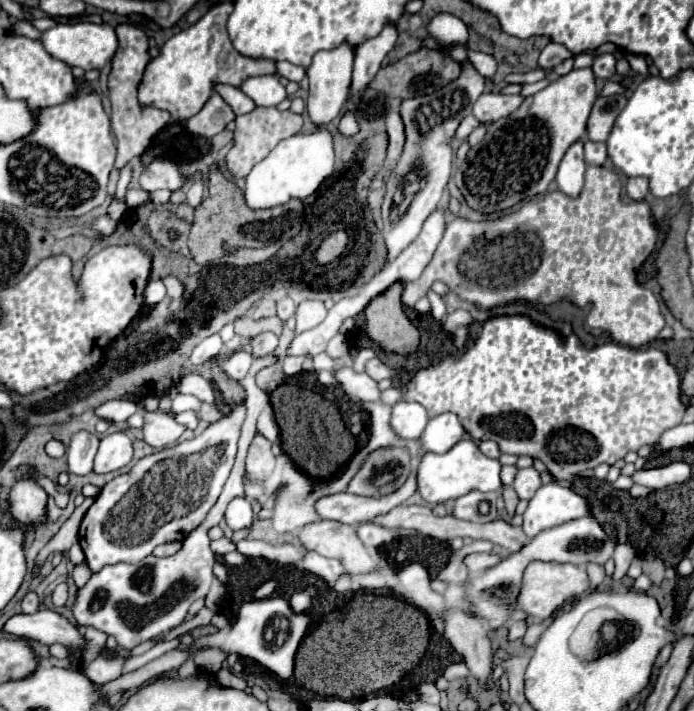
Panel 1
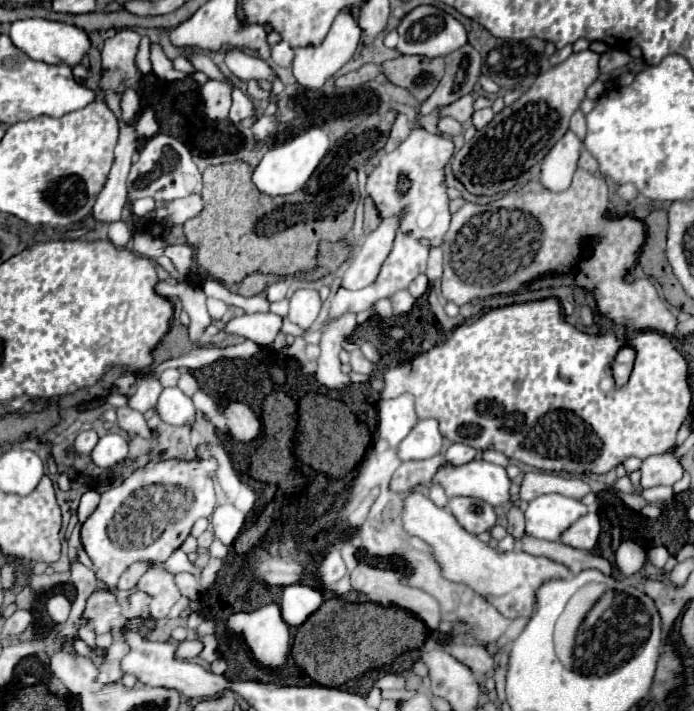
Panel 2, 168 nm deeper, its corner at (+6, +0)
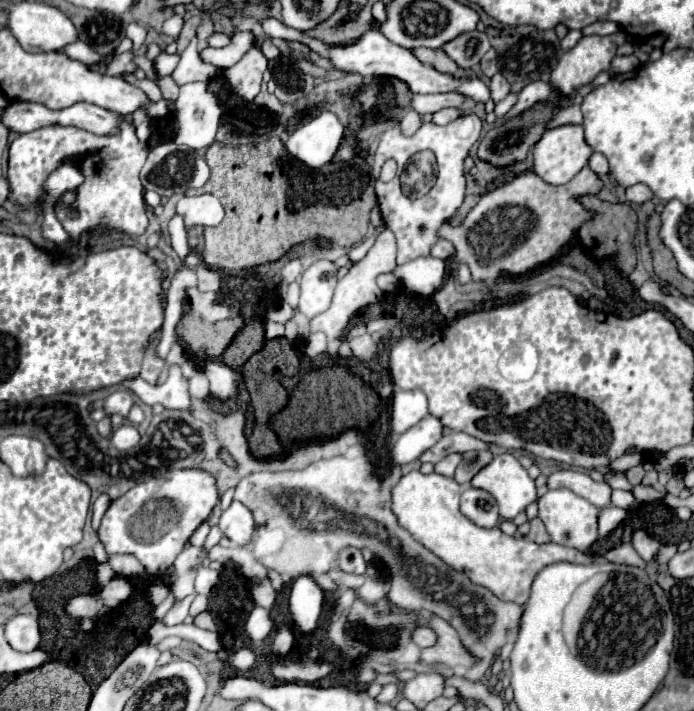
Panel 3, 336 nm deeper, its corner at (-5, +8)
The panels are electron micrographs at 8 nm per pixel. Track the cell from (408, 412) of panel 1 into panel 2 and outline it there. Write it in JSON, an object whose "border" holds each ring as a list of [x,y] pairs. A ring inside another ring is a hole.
{"border":[[[403,394],[393,400],[381,400],[379,404],[379,428],[383,428],[383,440],[397,446],[411,428],[419,422],[415,414],[413,396]]]}

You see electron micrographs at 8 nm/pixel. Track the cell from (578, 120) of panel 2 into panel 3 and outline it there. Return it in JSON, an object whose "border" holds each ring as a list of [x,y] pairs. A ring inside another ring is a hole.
{"border":[[[572,104],[572,106],[566,106],[562,110],[556,110],[554,112],[554,120],[550,124],[552,126],[562,126],[562,124],[582,124],[582,112],[580,112],[580,106],[578,104]]]}

